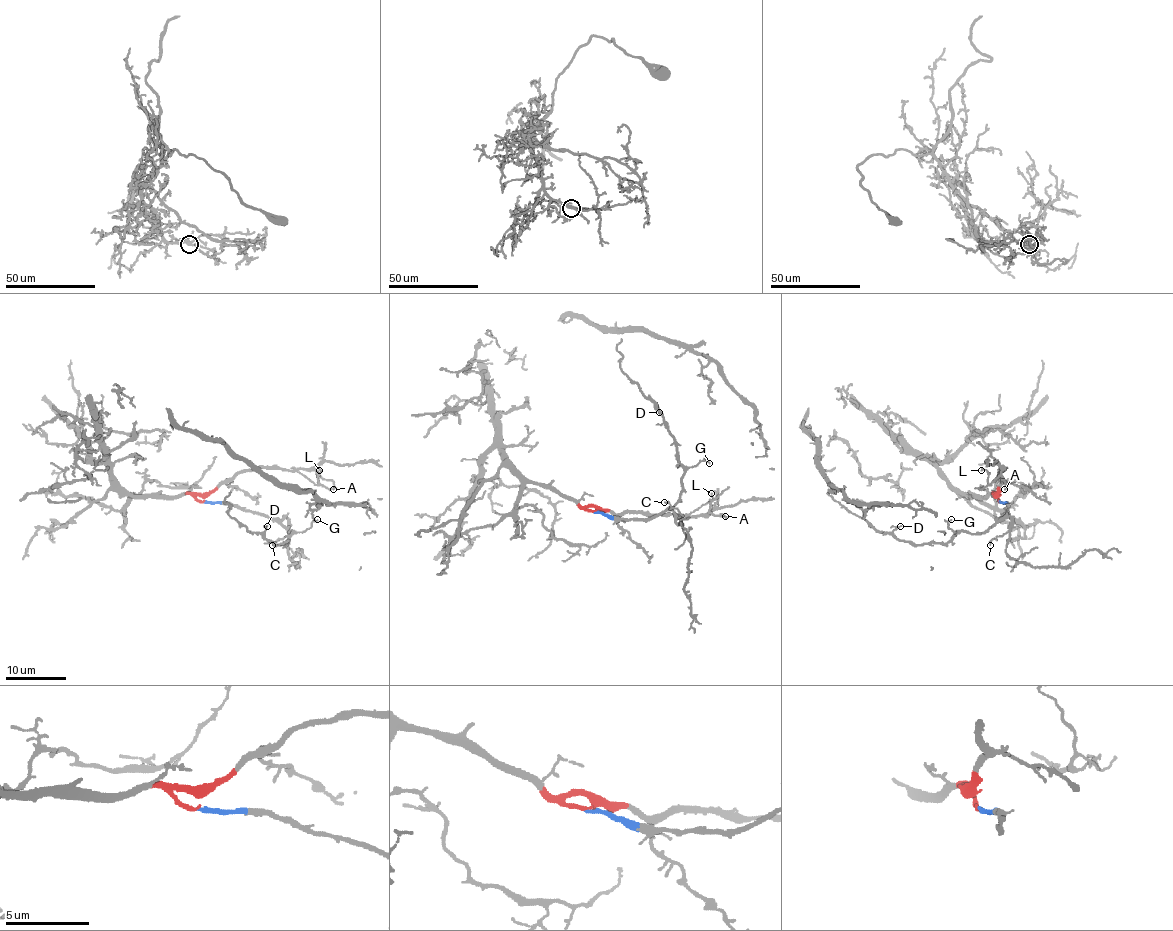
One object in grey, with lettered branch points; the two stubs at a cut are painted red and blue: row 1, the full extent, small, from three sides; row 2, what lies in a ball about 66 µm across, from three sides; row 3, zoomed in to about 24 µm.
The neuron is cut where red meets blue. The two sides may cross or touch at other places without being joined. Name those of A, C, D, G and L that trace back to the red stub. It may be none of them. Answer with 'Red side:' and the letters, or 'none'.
Red side: A, L

